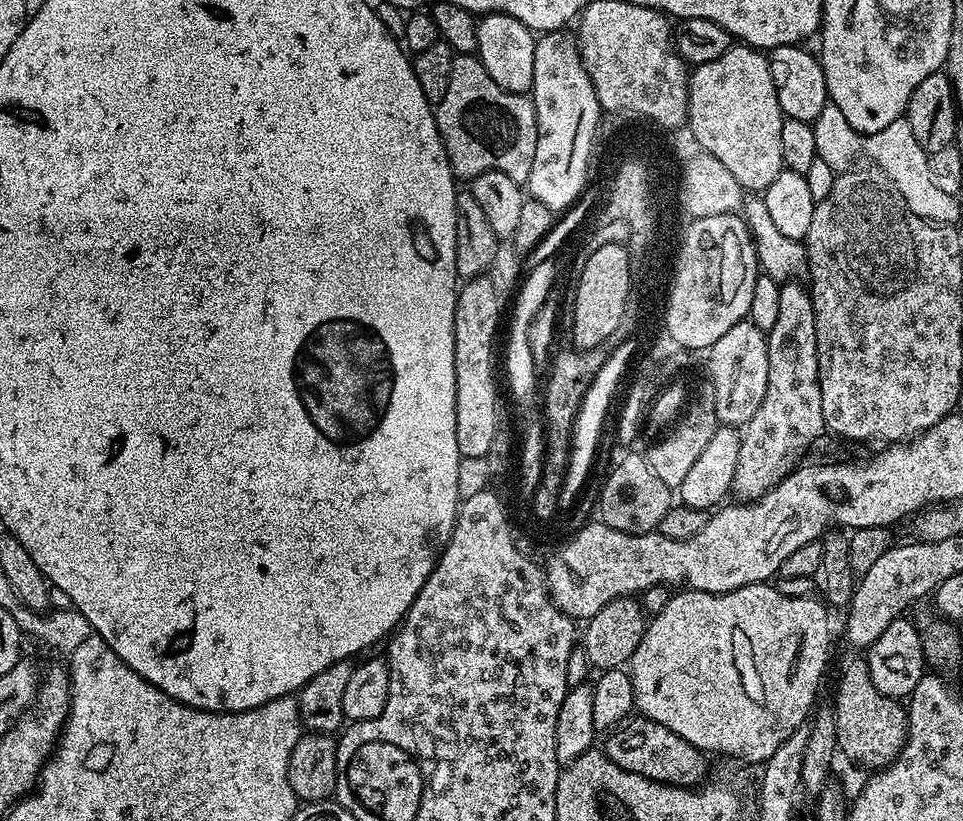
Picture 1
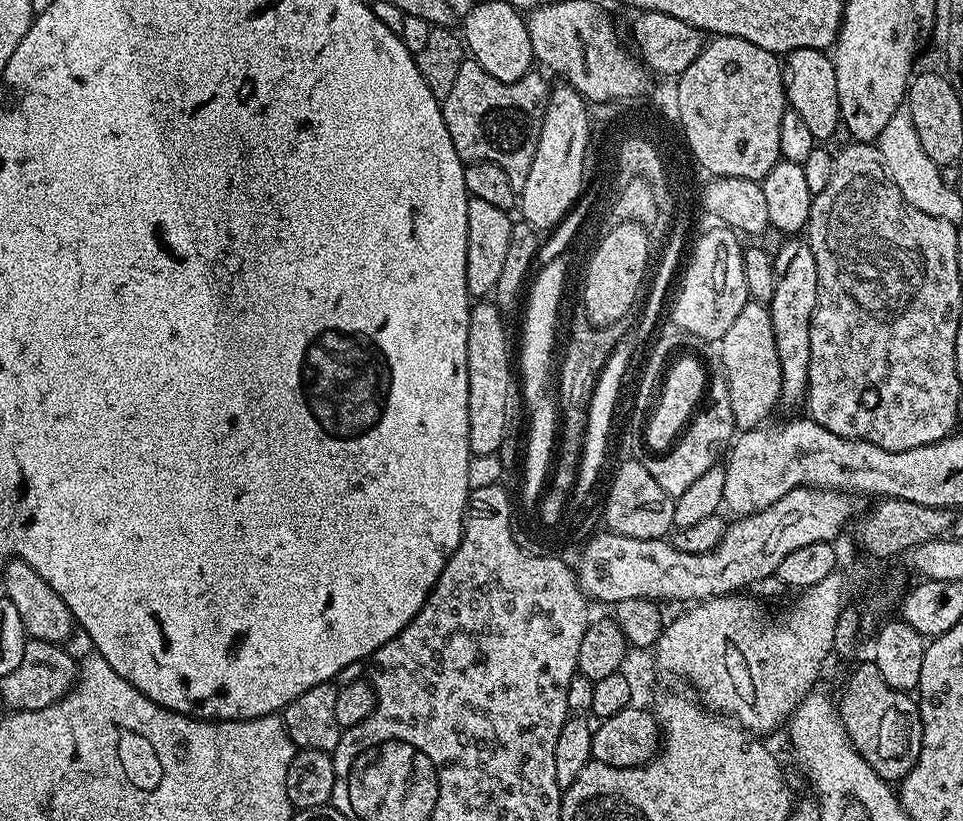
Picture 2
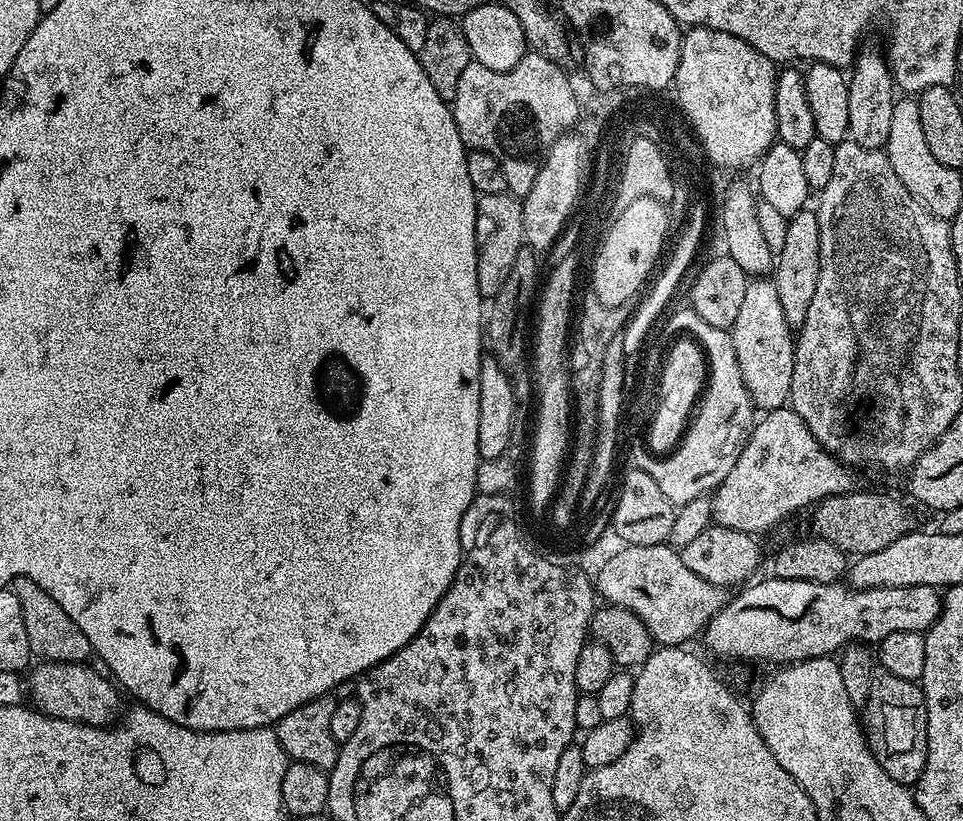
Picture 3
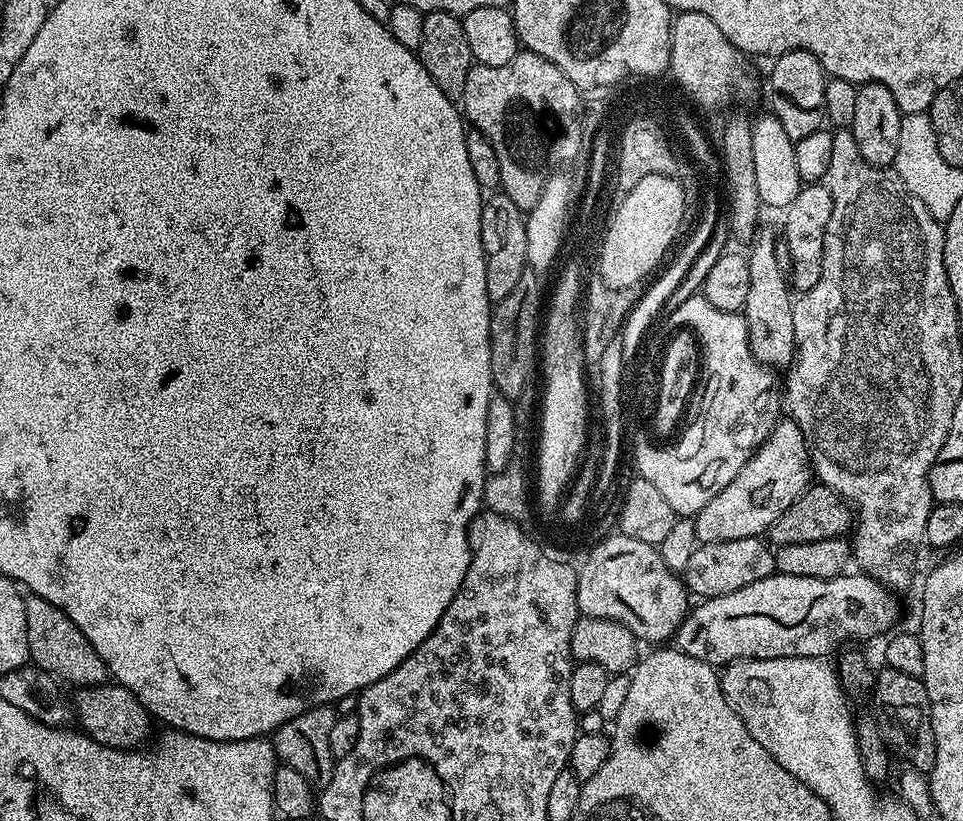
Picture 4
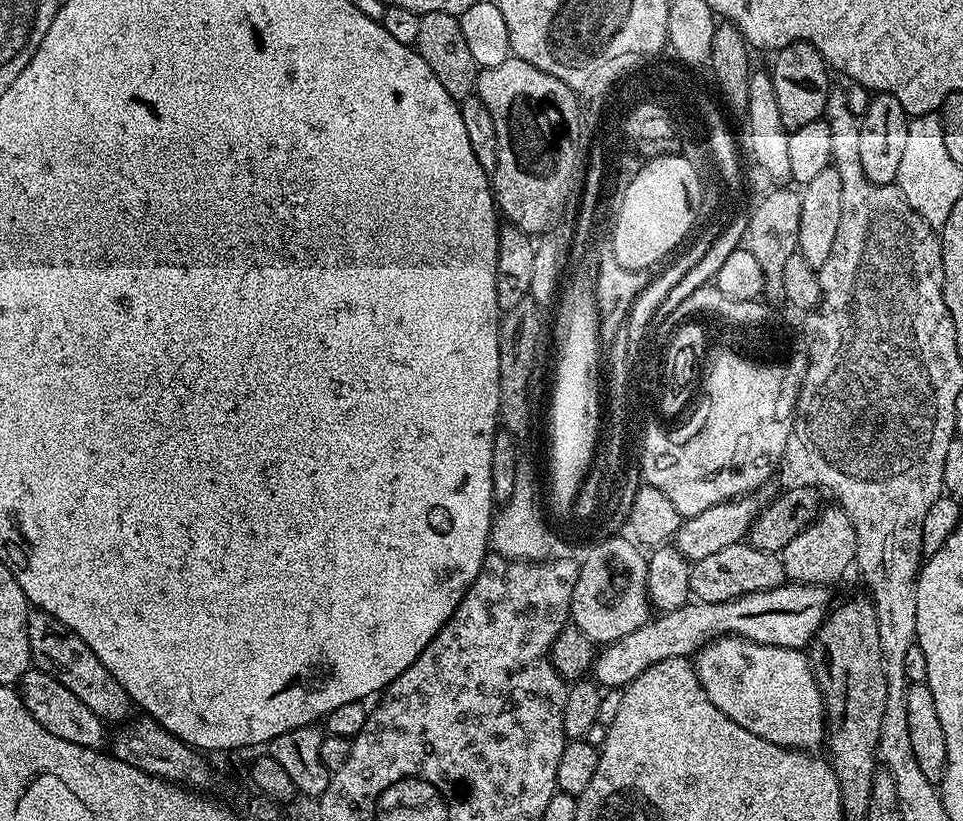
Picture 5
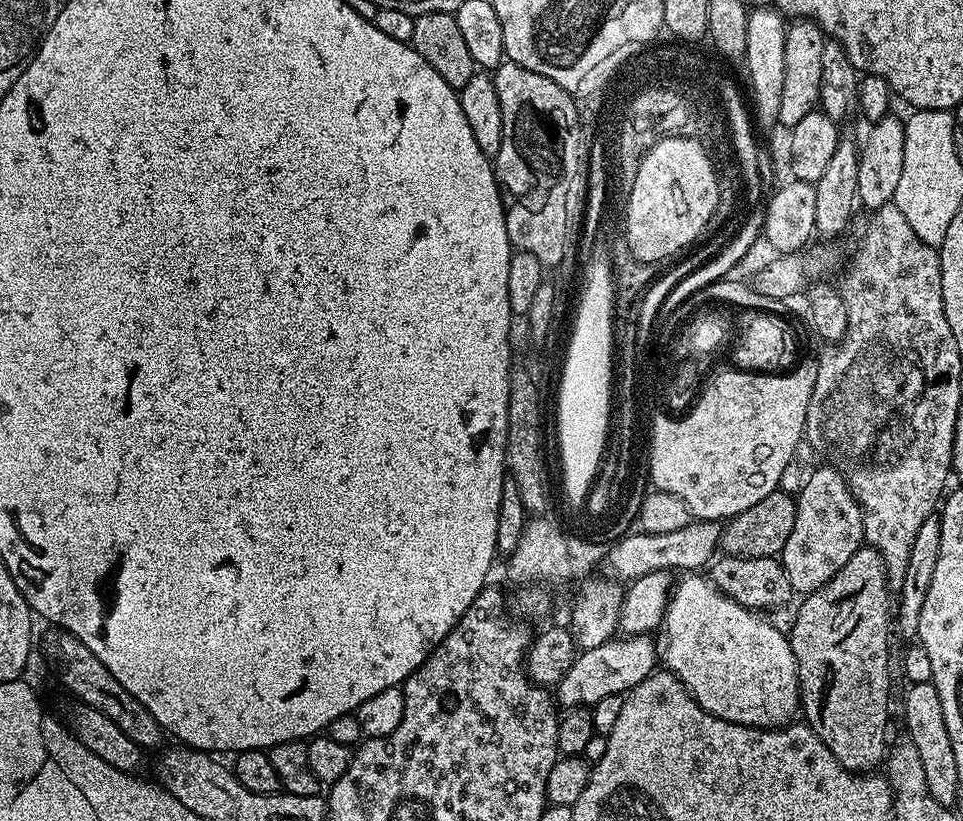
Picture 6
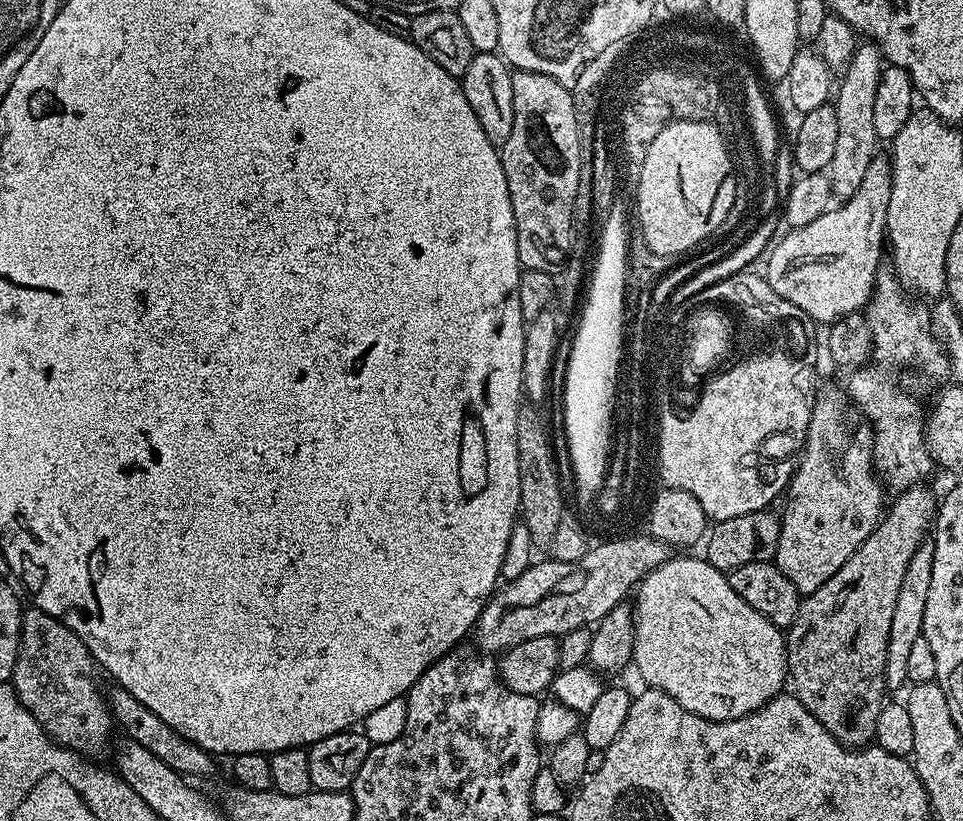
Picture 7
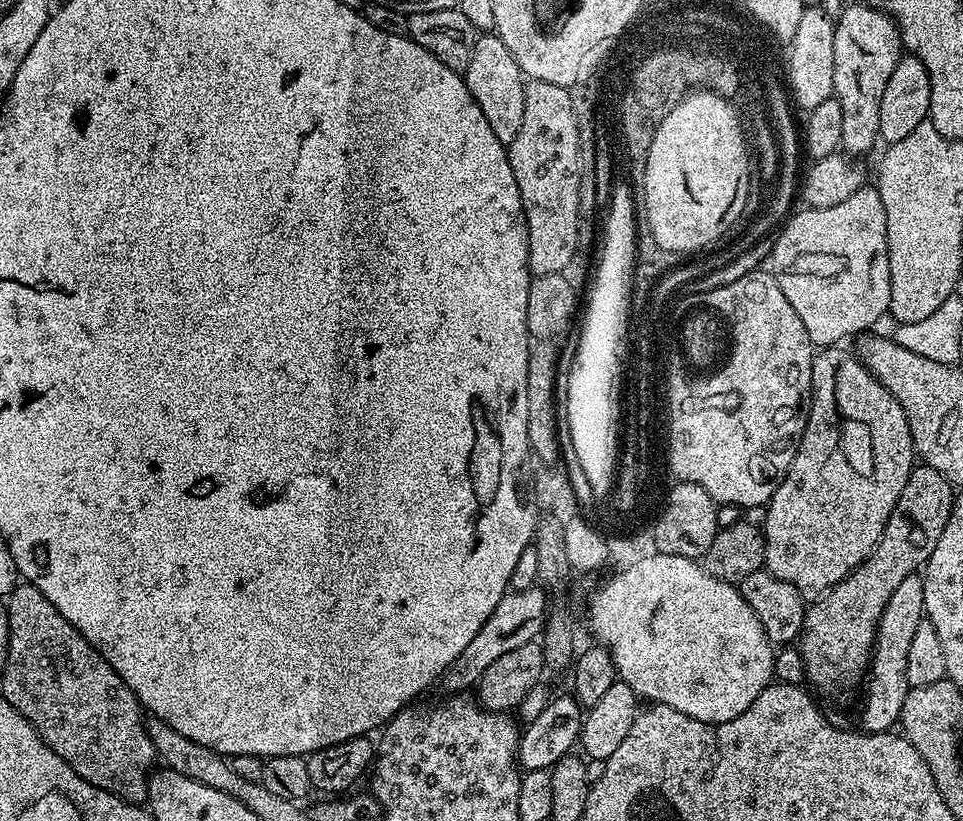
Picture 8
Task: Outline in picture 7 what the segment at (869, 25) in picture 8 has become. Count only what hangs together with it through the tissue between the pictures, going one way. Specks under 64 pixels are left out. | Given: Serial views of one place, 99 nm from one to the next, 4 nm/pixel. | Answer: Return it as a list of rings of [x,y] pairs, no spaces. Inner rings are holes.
[[[871,42],[861,43],[839,77],[838,87],[834,92],[834,107],[838,114],[838,138],[834,158],[830,158],[826,175],[832,187],[833,197],[840,202],[849,200],[854,190],[858,190],[870,162],[878,156],[878,141],[874,130],[874,93],[878,90],[881,67],[879,47]]]

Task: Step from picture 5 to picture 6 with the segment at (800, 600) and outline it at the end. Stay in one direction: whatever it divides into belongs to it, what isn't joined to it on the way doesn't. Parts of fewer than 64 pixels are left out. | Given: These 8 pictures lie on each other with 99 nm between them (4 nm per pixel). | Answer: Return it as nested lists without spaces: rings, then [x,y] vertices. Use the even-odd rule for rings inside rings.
[[[651,635],[624,636],[607,640],[602,646],[583,649],[554,688],[554,699],[561,709],[582,708],[600,704],[611,696],[623,697],[638,682],[658,668],[658,644]]]

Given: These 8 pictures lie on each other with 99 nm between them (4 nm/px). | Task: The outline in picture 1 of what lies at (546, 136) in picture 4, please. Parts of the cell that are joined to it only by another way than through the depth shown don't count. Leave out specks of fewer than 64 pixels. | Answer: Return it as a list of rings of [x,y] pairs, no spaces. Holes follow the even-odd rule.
[[[456,54],[453,55],[450,66],[450,86],[446,89],[442,102],[435,105],[434,111],[438,134],[444,143],[452,172],[457,178],[471,182],[478,174],[486,174],[486,170],[498,170],[502,174],[510,174],[514,182],[527,185],[530,166],[534,166],[534,146],[538,146],[538,122],[531,95],[502,90],[502,86],[498,86],[494,78],[490,78],[479,56]]]

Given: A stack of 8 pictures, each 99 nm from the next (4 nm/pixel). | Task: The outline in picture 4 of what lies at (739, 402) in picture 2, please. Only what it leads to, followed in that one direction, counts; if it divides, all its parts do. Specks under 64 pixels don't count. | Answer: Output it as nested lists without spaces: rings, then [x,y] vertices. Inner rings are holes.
[[[761,227],[750,241],[752,249],[746,252],[748,289],[742,315],[748,324],[750,350],[757,360],[761,364],[767,364],[773,370],[784,370],[791,365],[792,357],[796,355],[794,314],[792,313],[794,296],[790,291],[789,277],[782,270],[778,270],[775,258],[777,241],[776,236],[772,237],[771,230],[764,227]]]

